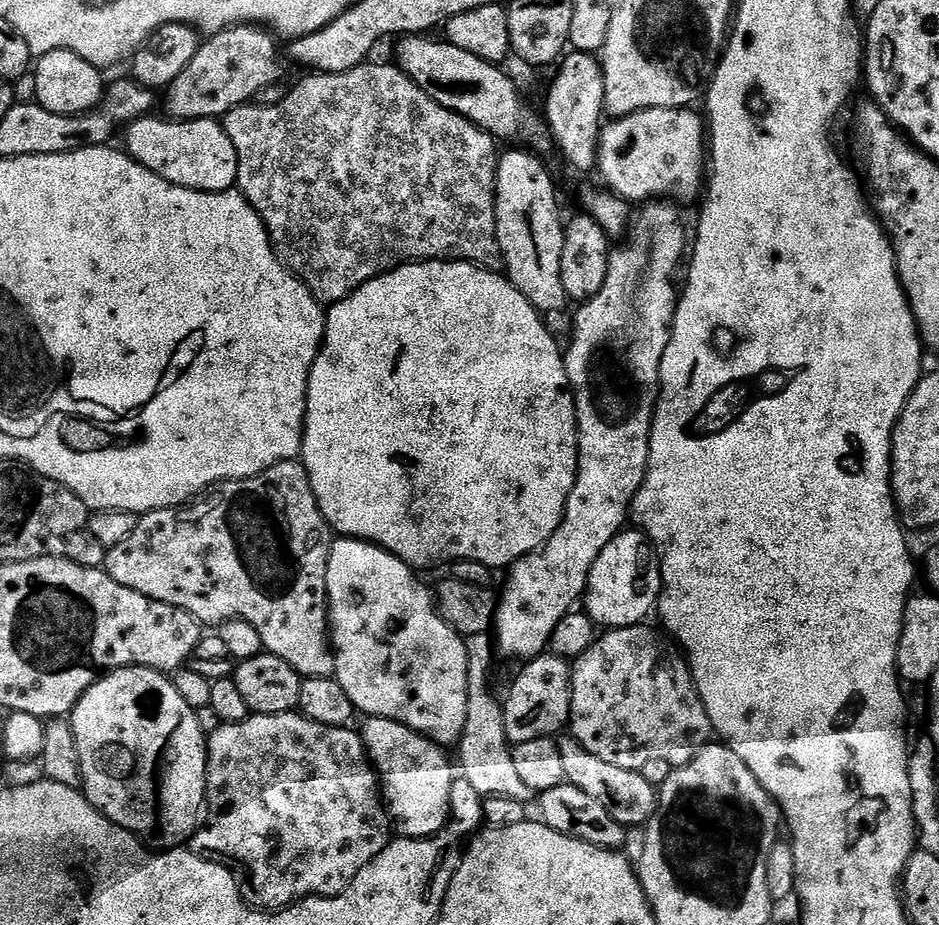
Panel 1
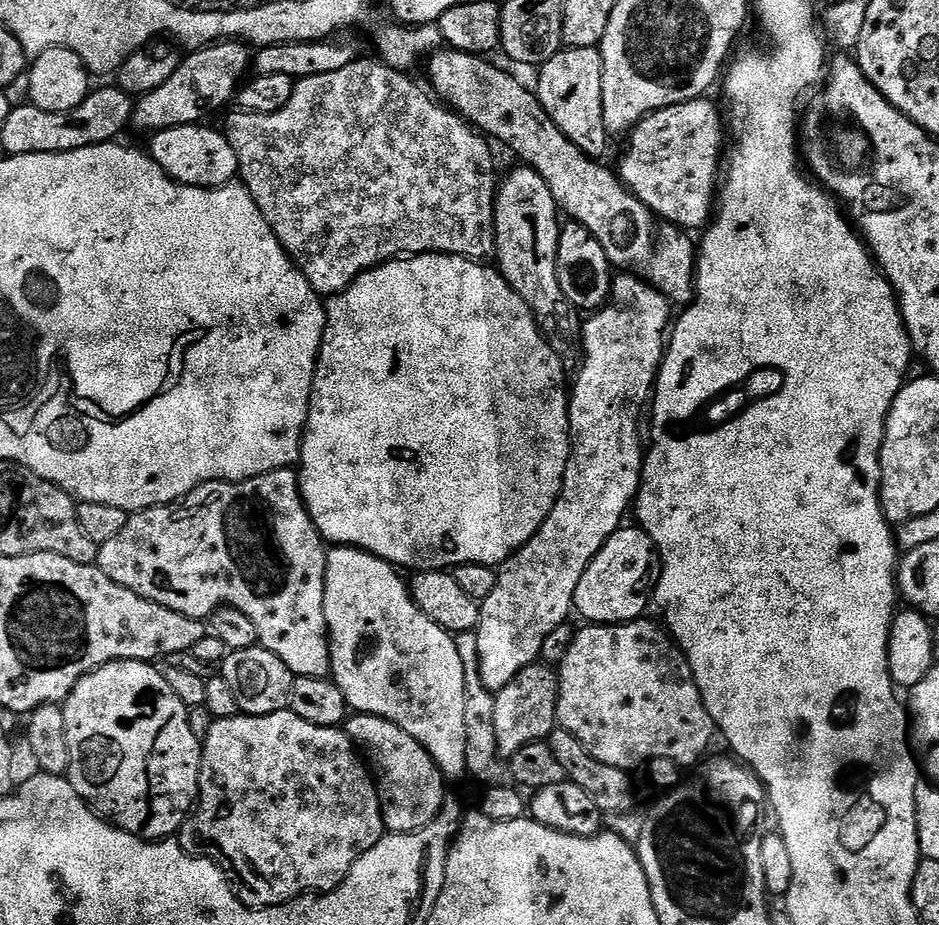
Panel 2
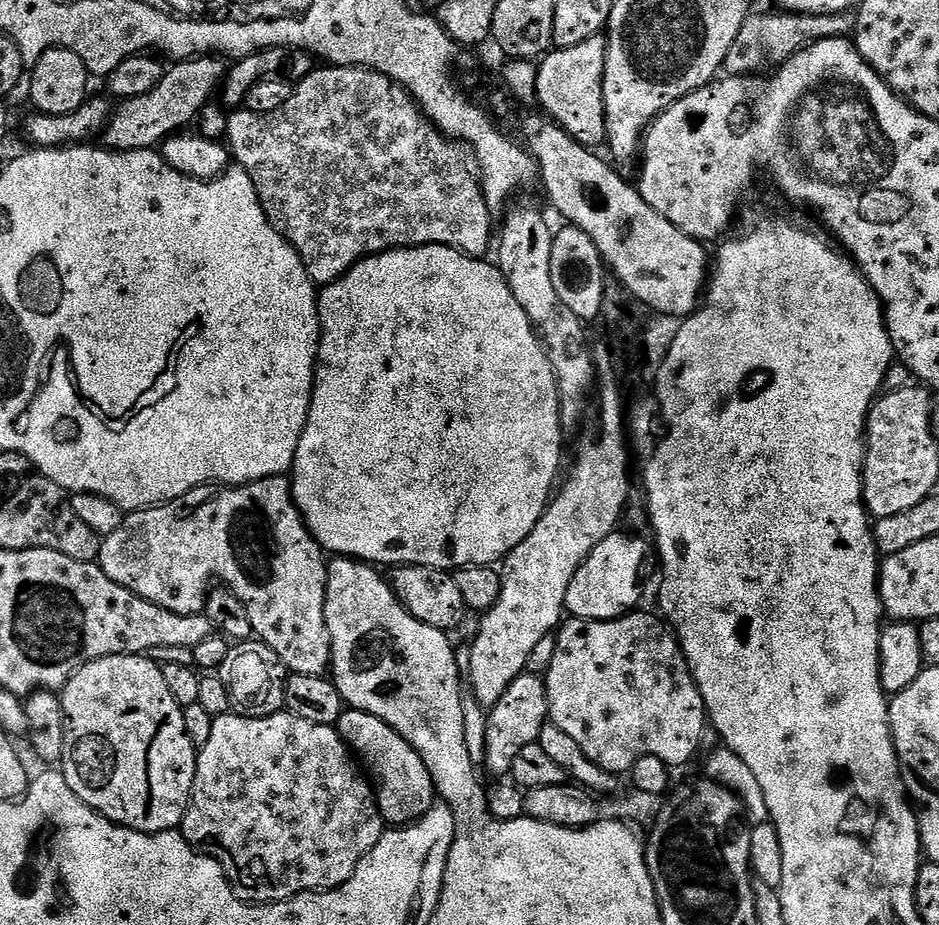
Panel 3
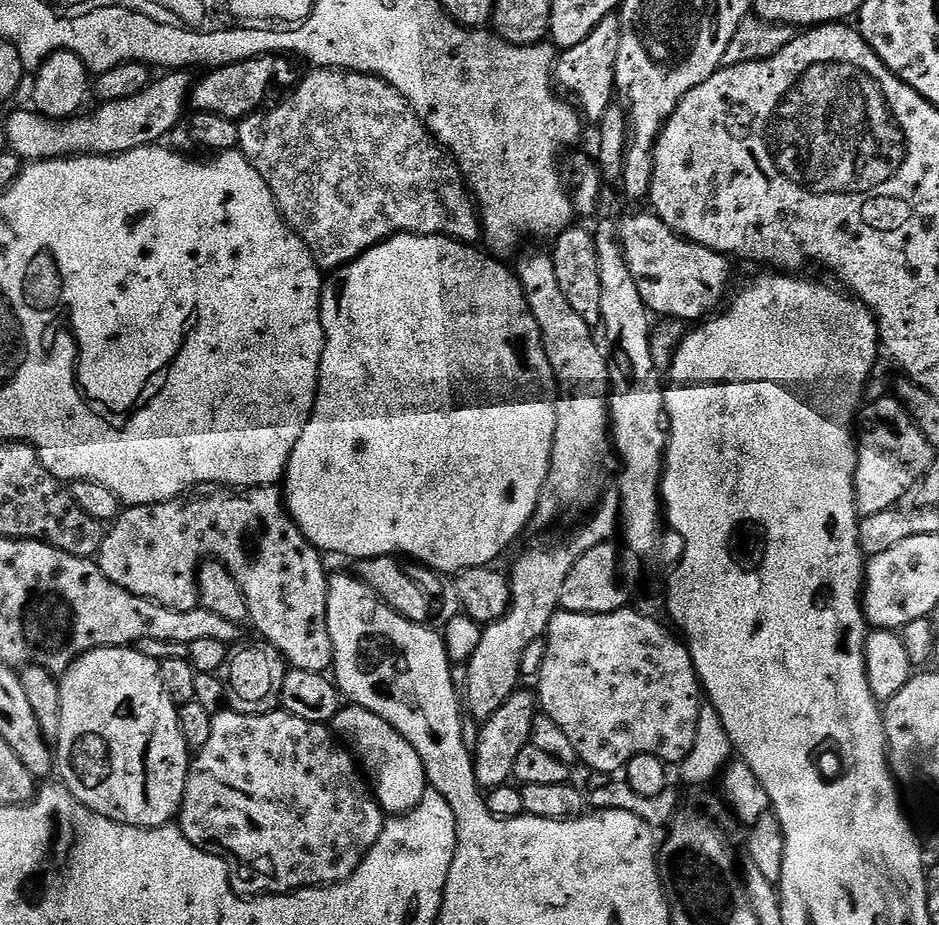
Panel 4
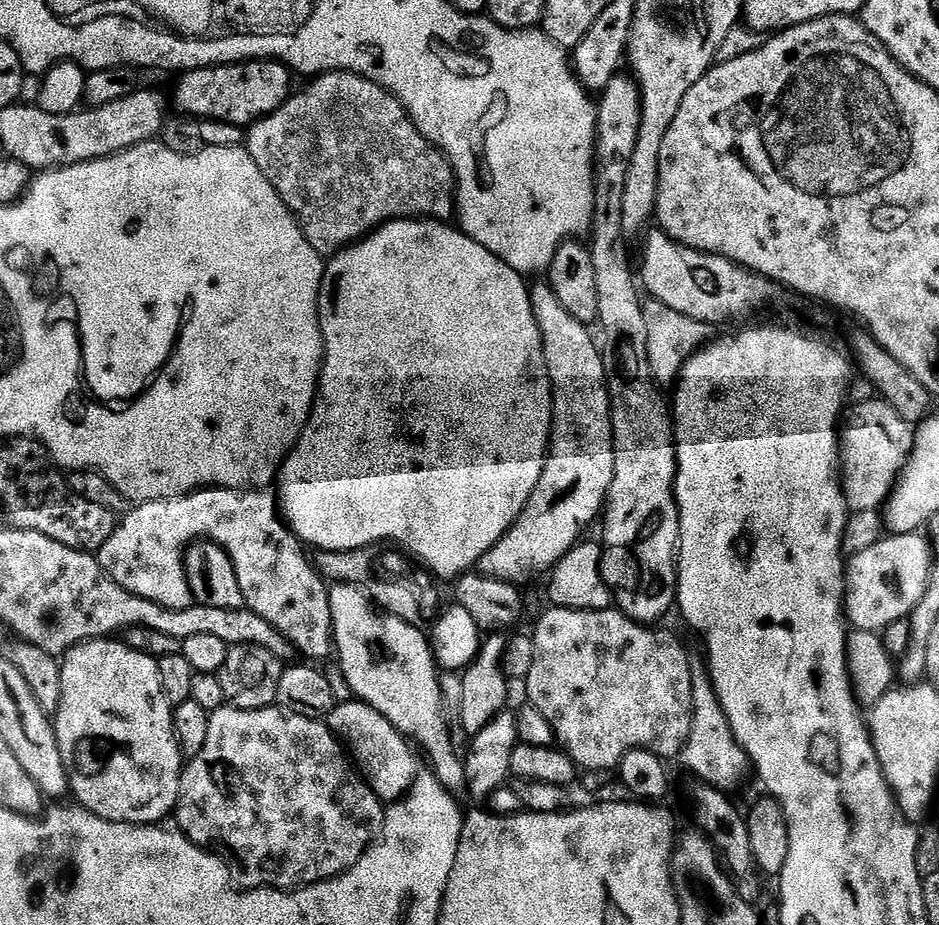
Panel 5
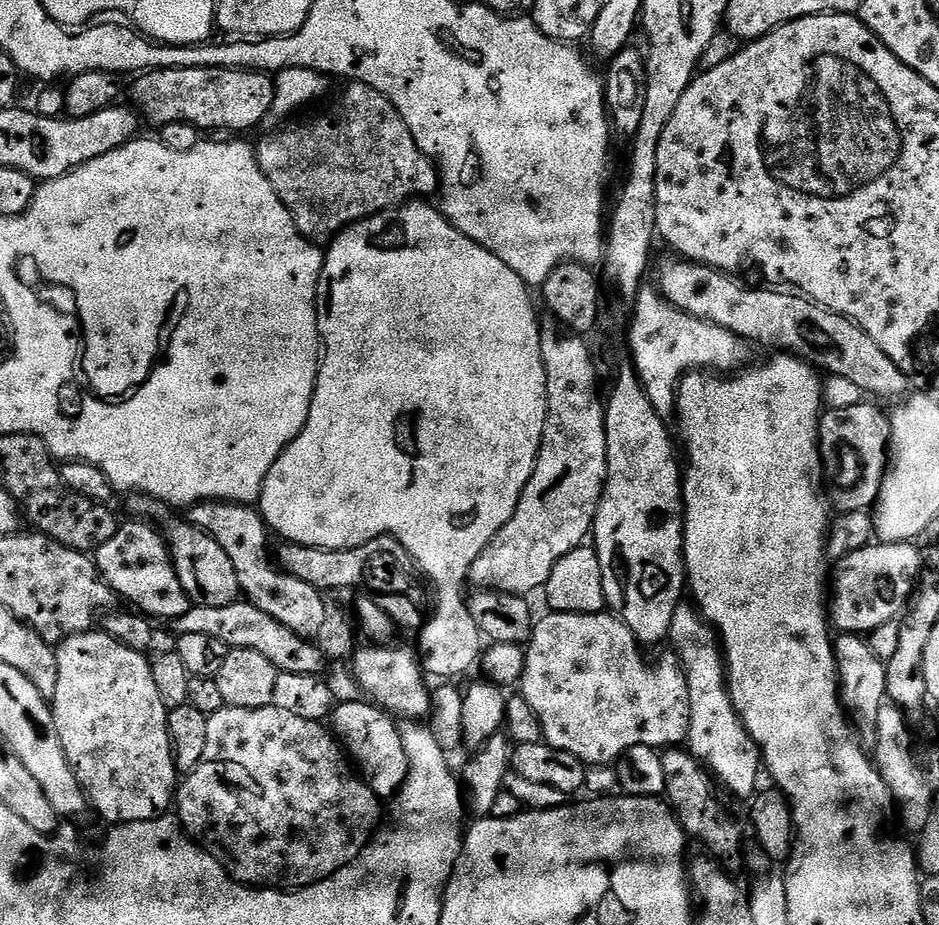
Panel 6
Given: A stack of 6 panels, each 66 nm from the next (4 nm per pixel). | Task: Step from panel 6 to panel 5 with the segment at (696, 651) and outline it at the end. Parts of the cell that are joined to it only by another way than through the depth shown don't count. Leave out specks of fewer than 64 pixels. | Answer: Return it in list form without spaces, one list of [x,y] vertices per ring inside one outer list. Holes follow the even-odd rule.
[[[693,663],[692,689],[694,710],[690,722],[690,738],[679,754],[679,763],[684,763],[685,770],[690,775],[697,776],[701,785],[714,788],[717,792],[733,794],[732,792],[738,791],[743,786],[748,772],[750,776],[750,761],[730,730],[730,722],[718,702],[718,694],[703,663]]]

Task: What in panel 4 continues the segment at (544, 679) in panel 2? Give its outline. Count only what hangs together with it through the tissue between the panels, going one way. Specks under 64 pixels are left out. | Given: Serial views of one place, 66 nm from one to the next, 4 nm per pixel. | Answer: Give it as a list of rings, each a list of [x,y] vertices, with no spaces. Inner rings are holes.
[[[518,690],[488,720],[479,725],[478,735],[472,753],[470,775],[480,784],[481,789],[497,788],[512,780],[514,761],[532,737],[532,723],[538,714],[538,701],[531,691]]]

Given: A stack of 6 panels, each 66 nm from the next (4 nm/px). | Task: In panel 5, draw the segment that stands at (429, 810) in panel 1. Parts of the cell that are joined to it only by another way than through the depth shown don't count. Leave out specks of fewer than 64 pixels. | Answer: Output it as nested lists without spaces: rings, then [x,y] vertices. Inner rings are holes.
[[[349,698],[337,703],[336,708],[326,717],[326,723],[350,753],[360,775],[367,780],[379,800],[395,802],[408,795],[418,771],[417,753],[403,734],[390,726],[390,722],[382,718],[382,714],[378,714],[378,710],[363,704],[361,700]]]

